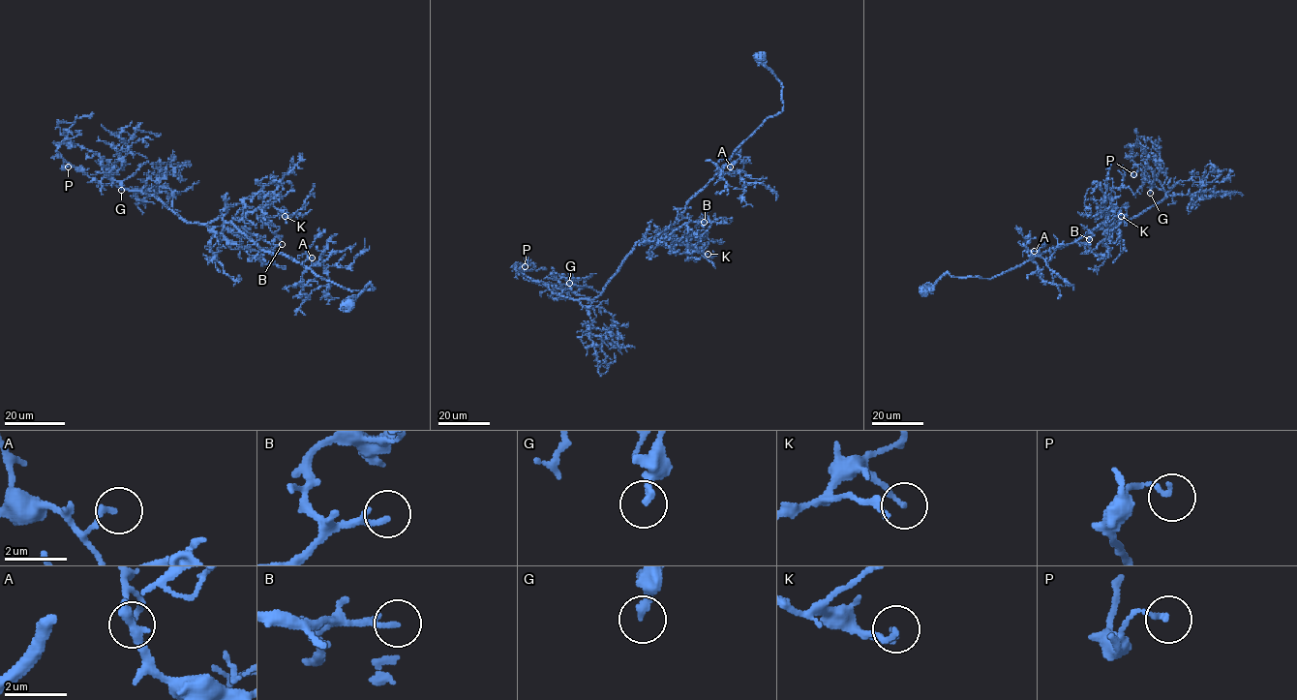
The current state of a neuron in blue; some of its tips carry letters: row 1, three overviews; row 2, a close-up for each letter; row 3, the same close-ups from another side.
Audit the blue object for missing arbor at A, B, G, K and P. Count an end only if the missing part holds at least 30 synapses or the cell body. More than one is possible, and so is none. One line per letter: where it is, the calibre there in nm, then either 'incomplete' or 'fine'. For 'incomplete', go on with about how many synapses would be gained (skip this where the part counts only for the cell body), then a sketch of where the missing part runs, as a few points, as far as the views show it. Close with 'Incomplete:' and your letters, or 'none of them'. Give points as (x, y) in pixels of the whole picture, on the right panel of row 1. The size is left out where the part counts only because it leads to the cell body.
A: place (1034, 251); calibre 170 nm; fine
B: place (1089, 239); calibre 170 nm; incomplete; 35 synapses; course (1089, 239), (1097, 233), (1101, 221)
G: place (1150, 193); calibre 240 nm; fine
K: place (1121, 216); calibre 170 nm; fine
P: place (1133, 174); calibre 160 nm; fine
Incomplete: B

